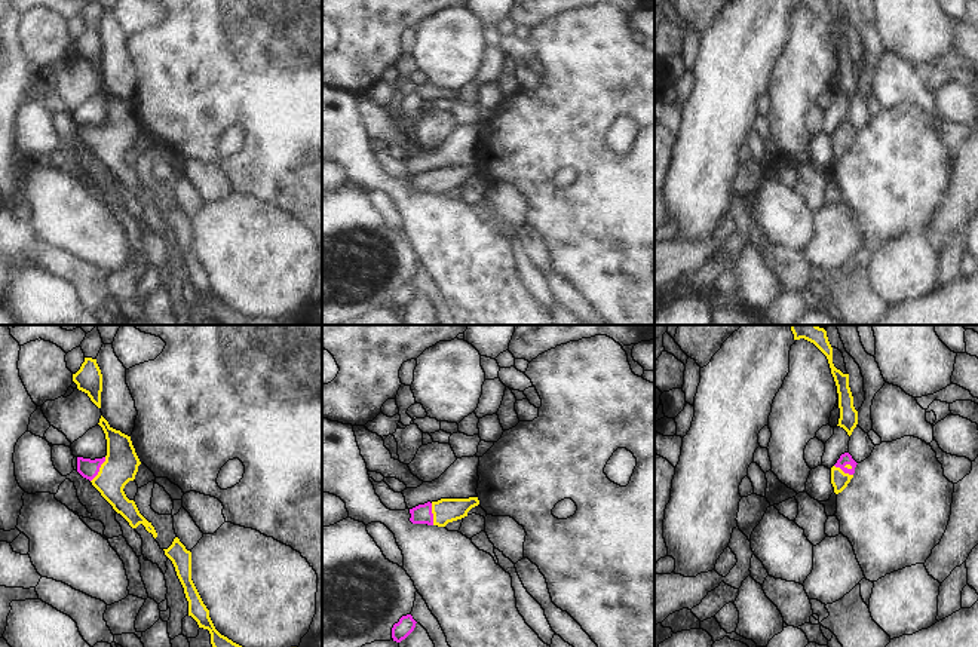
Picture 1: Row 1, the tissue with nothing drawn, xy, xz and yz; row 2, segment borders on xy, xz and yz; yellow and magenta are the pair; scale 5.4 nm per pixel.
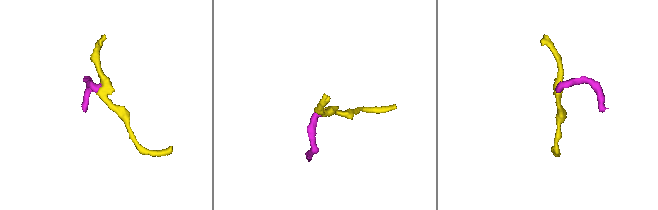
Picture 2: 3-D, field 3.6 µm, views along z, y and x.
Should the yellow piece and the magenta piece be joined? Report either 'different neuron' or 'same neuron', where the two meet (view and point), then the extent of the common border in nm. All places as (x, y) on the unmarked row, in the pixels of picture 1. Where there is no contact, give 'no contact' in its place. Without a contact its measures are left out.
same neuron; contact xy (100, 137); length 160 nm

